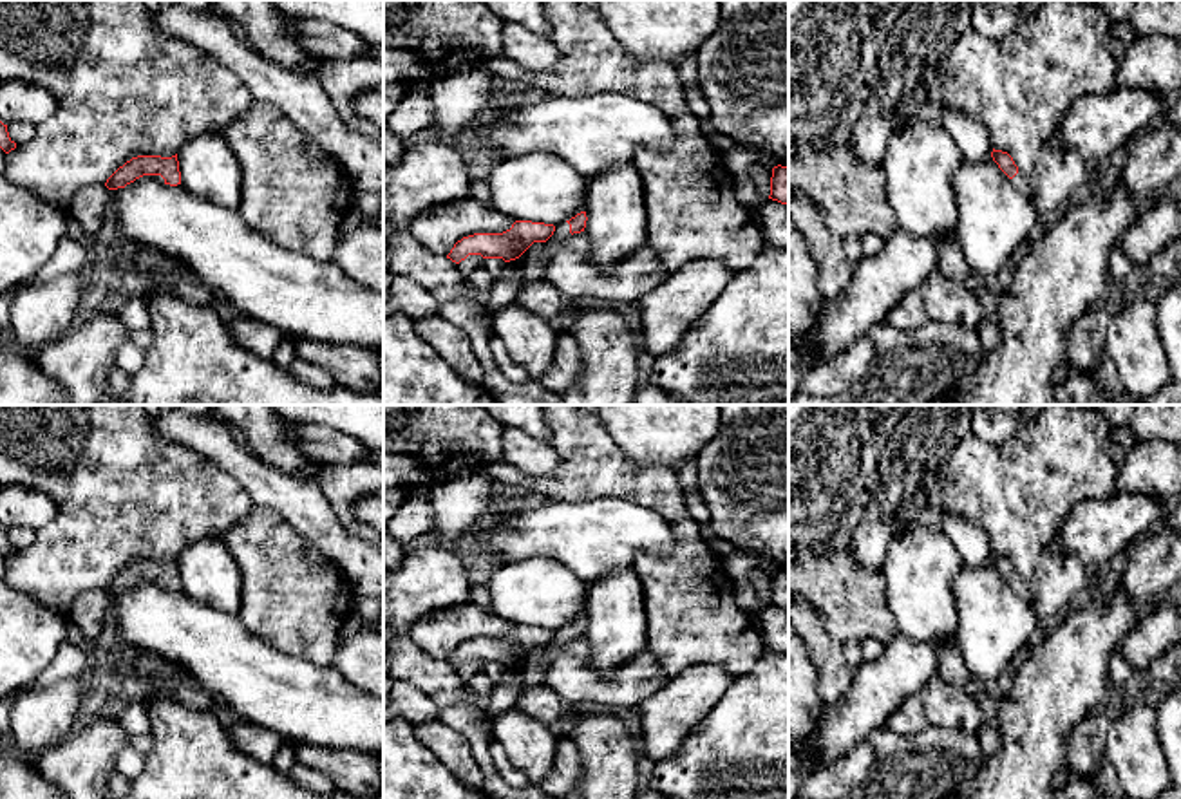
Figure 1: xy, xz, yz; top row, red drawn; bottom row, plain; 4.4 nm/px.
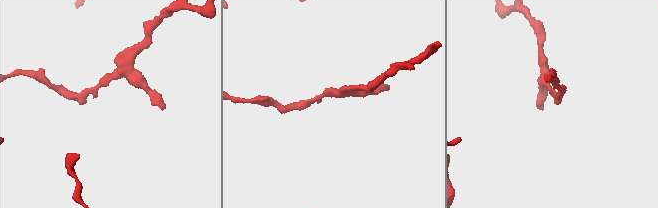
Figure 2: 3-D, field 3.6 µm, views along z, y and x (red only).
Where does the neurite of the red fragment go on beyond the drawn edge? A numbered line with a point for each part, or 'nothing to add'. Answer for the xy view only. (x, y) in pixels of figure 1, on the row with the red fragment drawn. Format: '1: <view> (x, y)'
nothing to add

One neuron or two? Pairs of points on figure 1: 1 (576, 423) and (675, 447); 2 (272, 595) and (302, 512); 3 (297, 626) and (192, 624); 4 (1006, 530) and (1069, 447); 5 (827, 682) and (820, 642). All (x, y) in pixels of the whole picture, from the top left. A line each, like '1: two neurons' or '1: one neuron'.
1: two neurons
2: two neurons
3: two neurons
4: one neuron
5: one neuron

